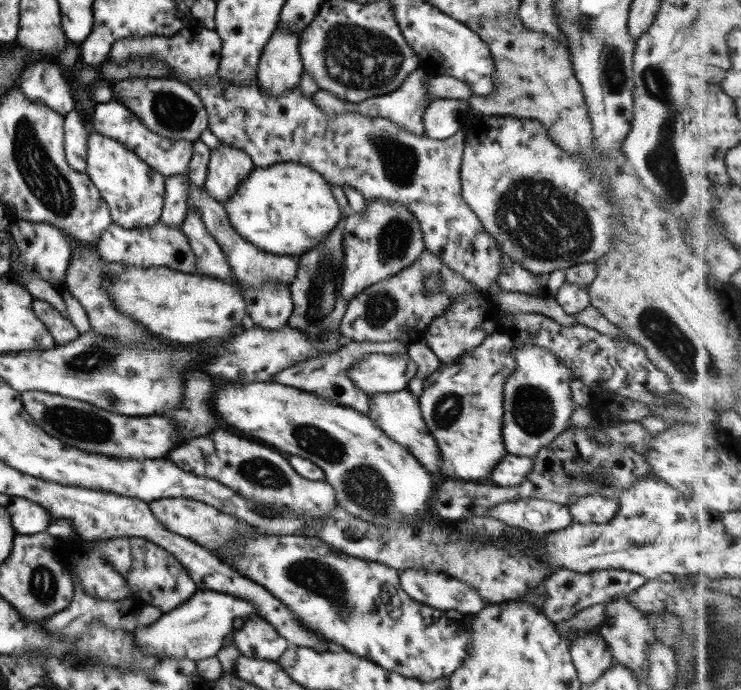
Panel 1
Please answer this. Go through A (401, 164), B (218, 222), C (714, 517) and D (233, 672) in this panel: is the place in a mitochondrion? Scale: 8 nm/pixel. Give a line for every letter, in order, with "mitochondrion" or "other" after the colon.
A: mitochondrion
B: other
C: other
D: other

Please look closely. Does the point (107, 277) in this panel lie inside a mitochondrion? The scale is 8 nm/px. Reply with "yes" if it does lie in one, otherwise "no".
no

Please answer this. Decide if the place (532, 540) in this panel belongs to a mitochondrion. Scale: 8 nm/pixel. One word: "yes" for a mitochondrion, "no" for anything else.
no

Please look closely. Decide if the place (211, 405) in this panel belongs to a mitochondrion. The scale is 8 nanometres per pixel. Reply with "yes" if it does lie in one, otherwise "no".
no

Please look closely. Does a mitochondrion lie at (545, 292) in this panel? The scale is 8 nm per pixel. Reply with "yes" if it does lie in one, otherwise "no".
no

